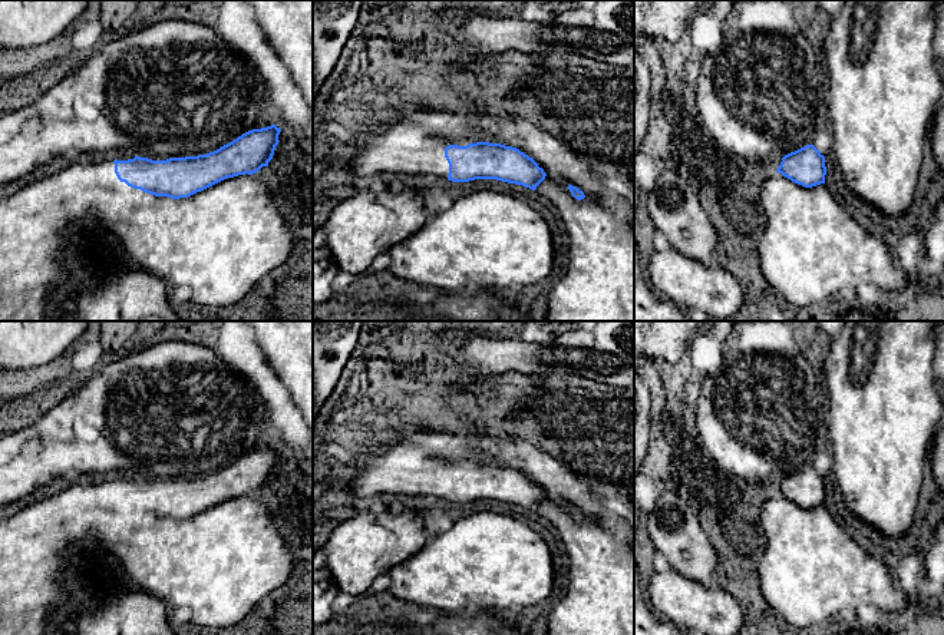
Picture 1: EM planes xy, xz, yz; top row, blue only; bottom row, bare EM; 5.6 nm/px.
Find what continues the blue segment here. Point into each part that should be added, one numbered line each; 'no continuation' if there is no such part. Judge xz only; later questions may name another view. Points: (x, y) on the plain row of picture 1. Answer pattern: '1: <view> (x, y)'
1: xz (598, 599)

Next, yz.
1: yz (811, 568)

